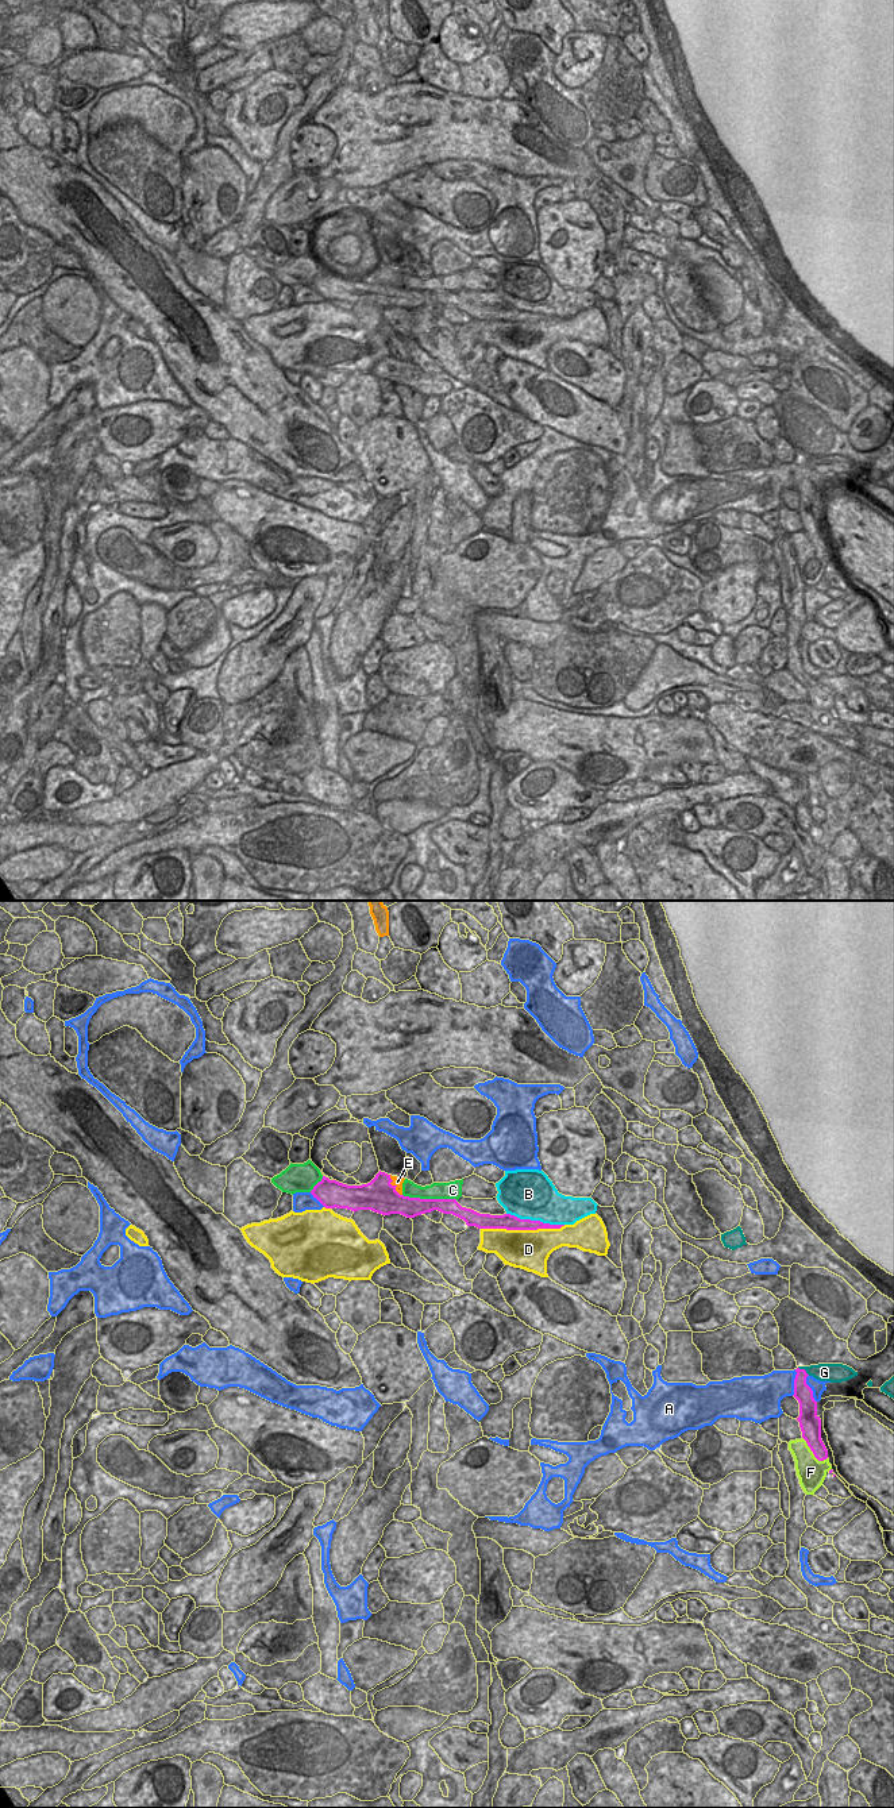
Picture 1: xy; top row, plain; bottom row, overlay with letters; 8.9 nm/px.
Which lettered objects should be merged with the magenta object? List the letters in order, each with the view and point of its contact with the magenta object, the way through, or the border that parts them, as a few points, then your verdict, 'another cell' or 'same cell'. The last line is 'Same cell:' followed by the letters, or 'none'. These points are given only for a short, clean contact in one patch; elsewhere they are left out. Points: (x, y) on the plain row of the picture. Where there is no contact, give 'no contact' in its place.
A: xy (794, 475) | another cell
B: xy (535, 313) | another cell
C: xy (430, 292) | another cell
D: xy (523, 322) | another cell
E: xy (393, 278) | along xy (389, 268), (390, 276), (401, 288) | another cell
F: xy (813, 546) | another cell
G: xy (804, 462) | along xy (798, 459), (809, 467) | another cell
Same cell: none

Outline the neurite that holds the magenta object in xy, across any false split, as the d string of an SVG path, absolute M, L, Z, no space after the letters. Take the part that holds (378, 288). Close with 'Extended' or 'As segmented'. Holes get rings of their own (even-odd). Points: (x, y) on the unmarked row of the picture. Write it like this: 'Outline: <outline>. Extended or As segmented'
Outline: M381 263L370 275L362 278L347 278L323 269L311 286L325 301L347 301L354 305L358 302L371 302L382 308L401 307L406 311L415 311L438 302L443 307L452 307L463 312L467 319L475 319L478 321L537 323L560 321L564 319L520 312L510 307L479 307L471 301L462 300L456 292L404 289L396 284L397 278L392 278L392 274L390 267Z. As segmented.

